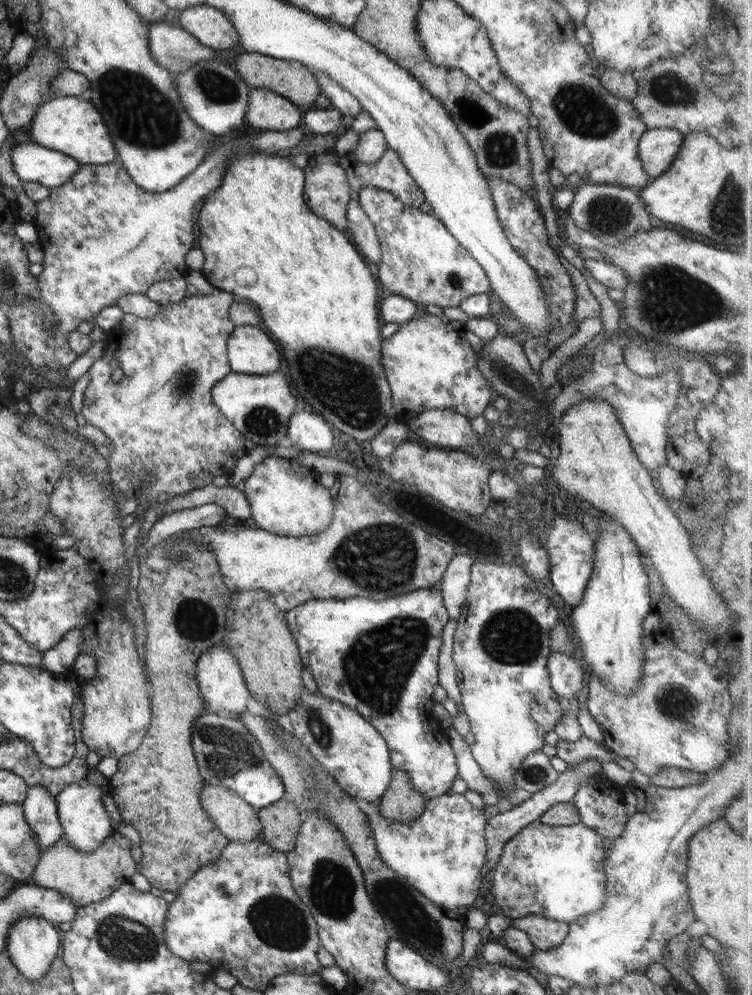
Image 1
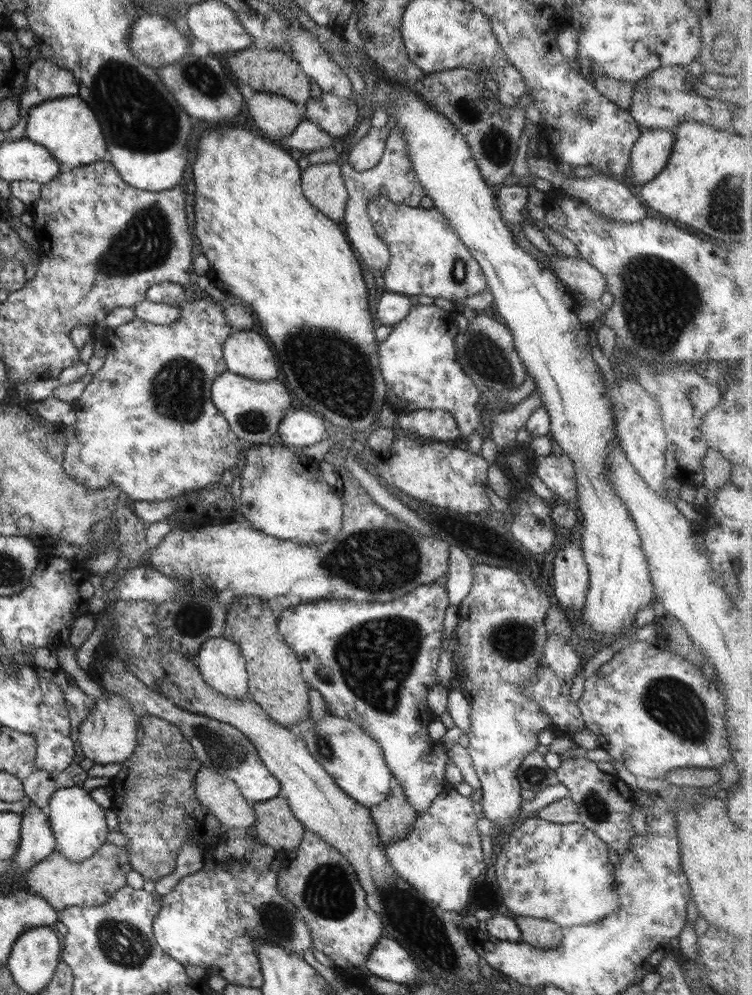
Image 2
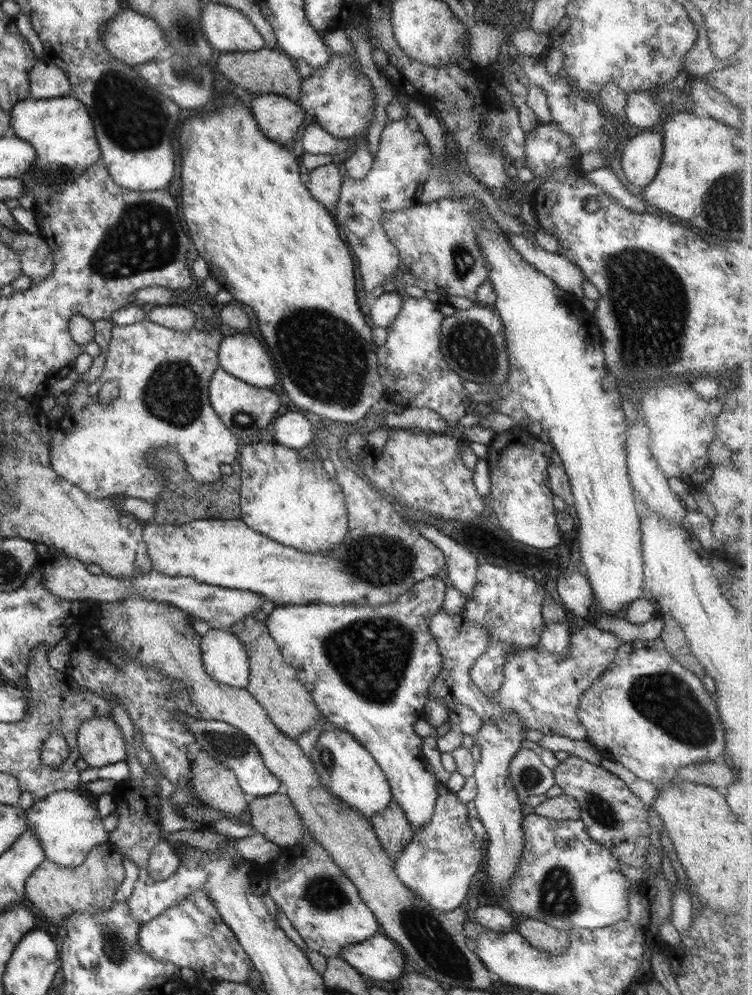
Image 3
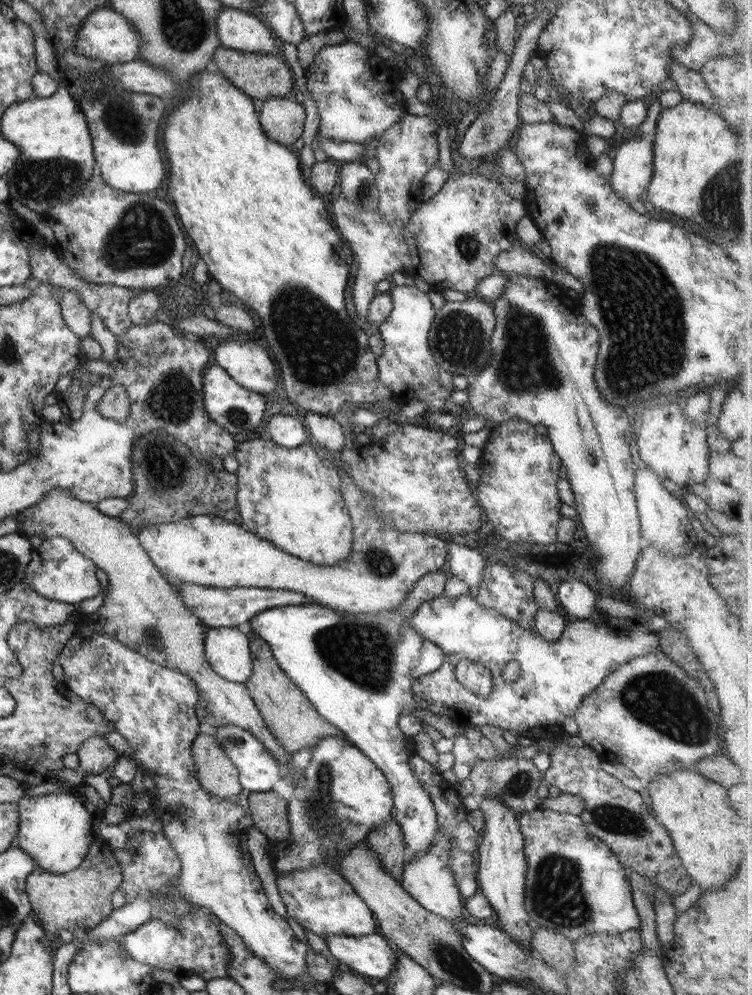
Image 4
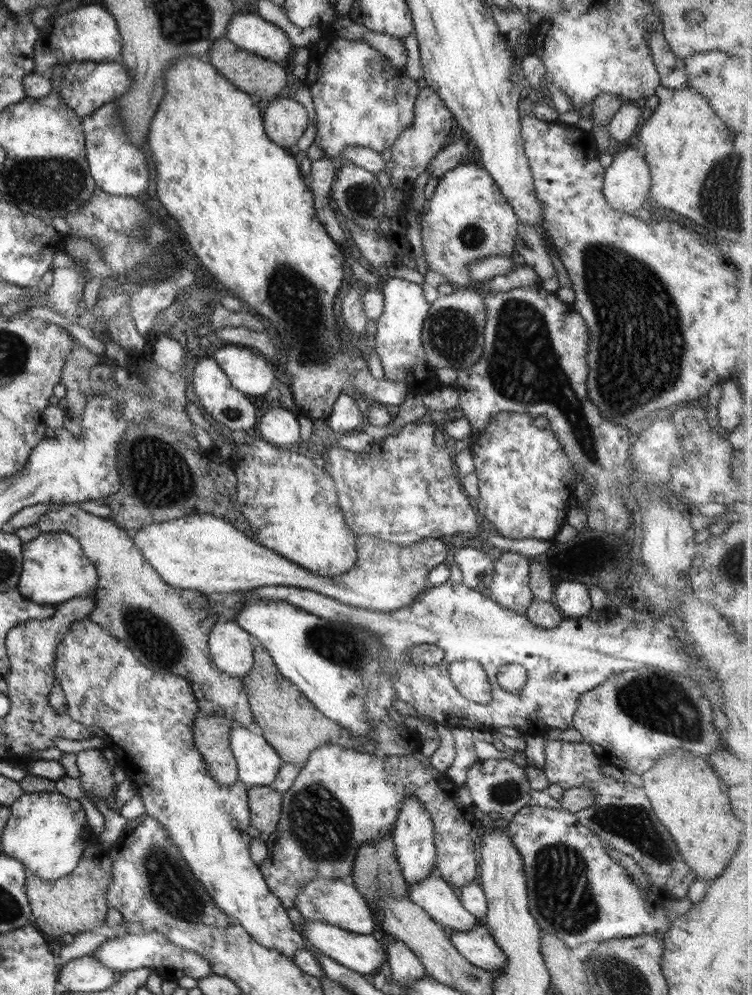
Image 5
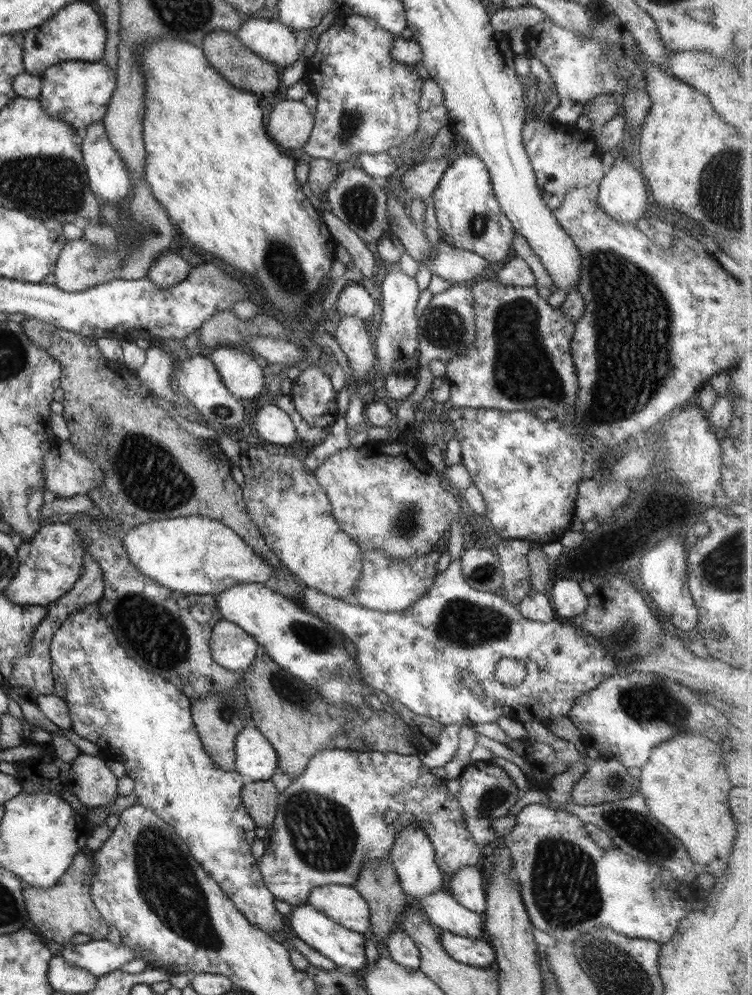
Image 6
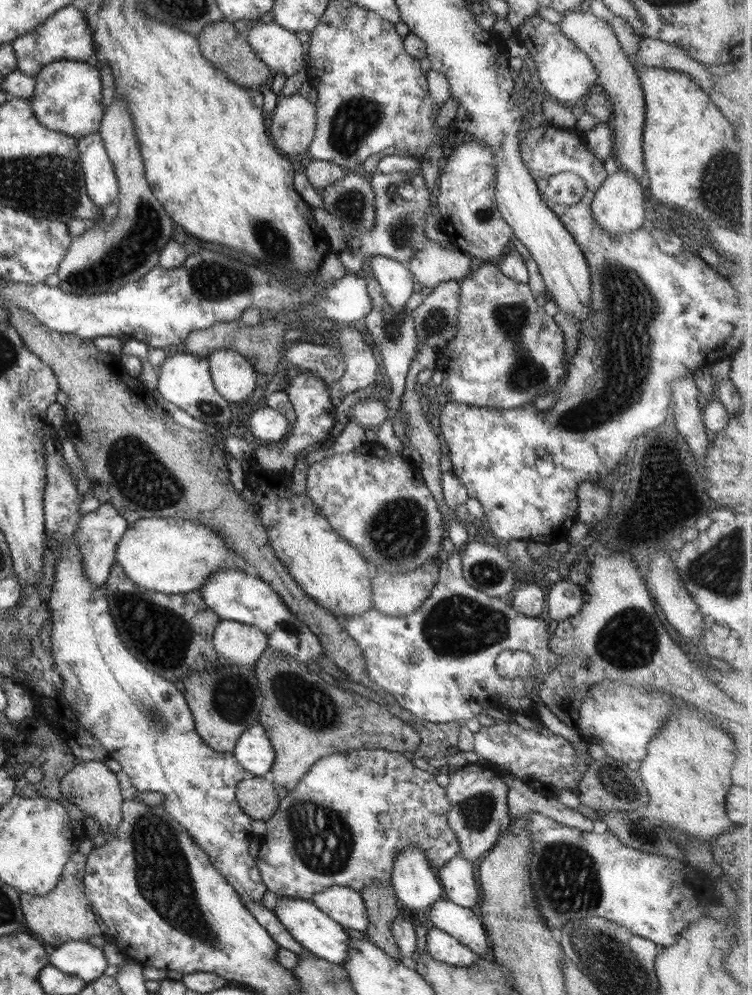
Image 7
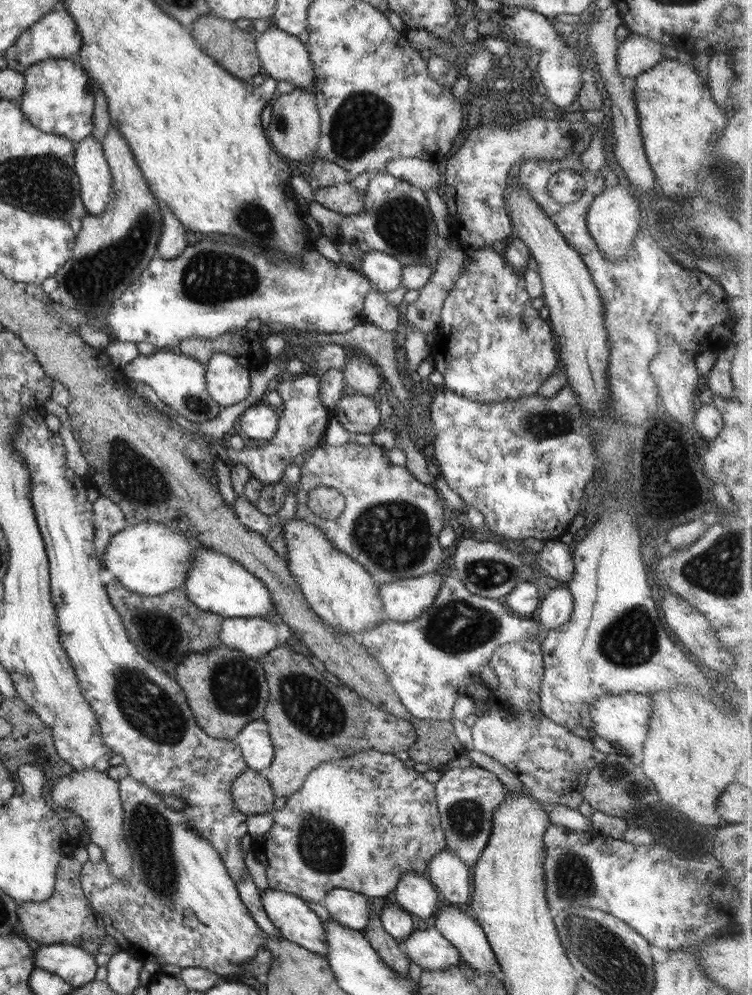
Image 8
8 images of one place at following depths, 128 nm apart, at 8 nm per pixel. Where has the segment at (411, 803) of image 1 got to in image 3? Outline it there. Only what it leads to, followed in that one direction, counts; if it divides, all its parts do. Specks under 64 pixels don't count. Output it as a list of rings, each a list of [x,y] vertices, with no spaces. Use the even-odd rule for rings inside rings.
[[[393,800],[386,810],[374,815],[370,822],[375,830],[380,844],[387,855],[394,860],[404,850],[404,847],[413,839],[414,829],[408,823],[404,811]]]

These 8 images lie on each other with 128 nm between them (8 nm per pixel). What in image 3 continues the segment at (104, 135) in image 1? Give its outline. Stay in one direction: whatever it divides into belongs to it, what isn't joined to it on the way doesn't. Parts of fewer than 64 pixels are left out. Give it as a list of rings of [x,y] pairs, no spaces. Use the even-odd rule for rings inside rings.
[[[61,96],[58,98],[35,99],[28,97],[27,99],[16,102],[9,111],[11,118],[12,130],[14,136],[21,138],[24,142],[29,142],[29,145],[35,150],[36,160],[35,165],[28,173],[22,173],[19,179],[24,185],[24,192],[20,195],[20,206],[28,210],[40,208],[51,196],[57,193],[57,190],[63,184],[68,184],[75,180],[77,176],[84,174],[89,166],[96,162],[100,162],[101,154],[96,138],[94,123],[90,118],[88,109],[82,102],[73,96]]]

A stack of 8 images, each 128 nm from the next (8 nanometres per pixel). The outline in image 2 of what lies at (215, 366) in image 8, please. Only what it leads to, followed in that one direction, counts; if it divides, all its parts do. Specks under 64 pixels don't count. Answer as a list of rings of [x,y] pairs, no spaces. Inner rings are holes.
[[[236,330],[223,344],[223,357],[228,371],[258,382],[276,380],[280,374],[266,338],[252,330]]]

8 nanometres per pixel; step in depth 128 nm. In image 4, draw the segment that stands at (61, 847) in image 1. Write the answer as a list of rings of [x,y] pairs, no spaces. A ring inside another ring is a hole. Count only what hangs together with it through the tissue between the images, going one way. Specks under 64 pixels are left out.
[[[103,838],[90,845],[82,864],[66,874],[52,874],[36,865],[25,882],[31,909],[40,919],[40,926],[56,935],[59,930],[75,931],[99,925],[114,910],[112,894],[122,884],[123,866],[116,861],[114,850]]]

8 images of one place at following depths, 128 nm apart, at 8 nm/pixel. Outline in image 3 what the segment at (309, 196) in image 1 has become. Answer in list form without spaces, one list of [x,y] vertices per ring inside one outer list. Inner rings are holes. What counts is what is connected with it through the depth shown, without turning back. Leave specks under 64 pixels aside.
[[[334,163],[311,170],[308,173],[308,181],[305,183],[310,194],[329,211],[334,210],[338,202],[342,184],[343,176],[340,175],[340,170]]]

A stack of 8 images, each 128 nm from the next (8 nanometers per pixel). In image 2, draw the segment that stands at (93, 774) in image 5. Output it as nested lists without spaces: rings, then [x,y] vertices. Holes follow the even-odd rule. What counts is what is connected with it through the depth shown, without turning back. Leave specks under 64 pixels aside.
[[[107,690],[102,699],[94,700],[94,708],[78,727],[78,742],[82,752],[95,764],[122,764],[132,756],[138,746],[139,736],[136,733],[136,727],[140,725],[140,721],[134,719],[134,713],[128,701],[115,692]]]

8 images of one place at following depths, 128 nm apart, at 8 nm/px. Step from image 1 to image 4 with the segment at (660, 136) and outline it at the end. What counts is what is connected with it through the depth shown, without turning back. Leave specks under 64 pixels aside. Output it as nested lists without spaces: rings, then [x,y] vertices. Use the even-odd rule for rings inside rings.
[[[641,137],[623,143],[616,151],[609,183],[624,204],[645,198],[653,173],[653,154],[653,143]]]

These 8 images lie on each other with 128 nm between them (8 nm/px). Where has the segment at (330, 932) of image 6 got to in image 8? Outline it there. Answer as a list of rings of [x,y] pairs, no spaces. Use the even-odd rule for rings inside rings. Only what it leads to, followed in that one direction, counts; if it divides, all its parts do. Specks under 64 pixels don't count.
[[[268,888],[261,892],[261,903],[282,937],[314,954],[326,956],[322,919],[308,907],[304,899]]]

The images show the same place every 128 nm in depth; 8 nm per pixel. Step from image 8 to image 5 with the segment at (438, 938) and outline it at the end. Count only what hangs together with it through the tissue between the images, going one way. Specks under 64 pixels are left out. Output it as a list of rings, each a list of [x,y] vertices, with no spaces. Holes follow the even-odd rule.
[[[478,924],[474,930],[468,930],[466,932],[450,931],[449,937],[454,948],[474,966],[493,971],[501,970],[505,965],[504,951],[496,944],[492,935],[483,926]]]

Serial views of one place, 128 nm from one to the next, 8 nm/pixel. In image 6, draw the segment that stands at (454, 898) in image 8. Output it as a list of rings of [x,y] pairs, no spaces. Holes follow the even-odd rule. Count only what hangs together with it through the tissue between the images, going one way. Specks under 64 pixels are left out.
[[[476,865],[460,867],[448,878],[450,894],[468,910],[483,914],[486,908],[487,894],[484,891],[482,871]]]

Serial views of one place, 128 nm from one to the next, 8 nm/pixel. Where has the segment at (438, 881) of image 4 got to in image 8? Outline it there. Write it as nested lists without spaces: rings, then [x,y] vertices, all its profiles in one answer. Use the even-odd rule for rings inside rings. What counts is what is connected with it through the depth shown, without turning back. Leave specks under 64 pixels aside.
[[[446,904],[442,907],[438,914],[431,920],[434,920],[432,924],[440,931],[440,934],[446,938],[446,940],[449,940],[452,946],[458,949],[462,962],[470,965],[477,971],[477,974],[491,972],[492,966],[497,963],[497,958],[483,928],[480,928],[477,921],[474,921],[474,919],[466,915],[466,913],[458,909],[458,907],[453,907],[452,904]]]

